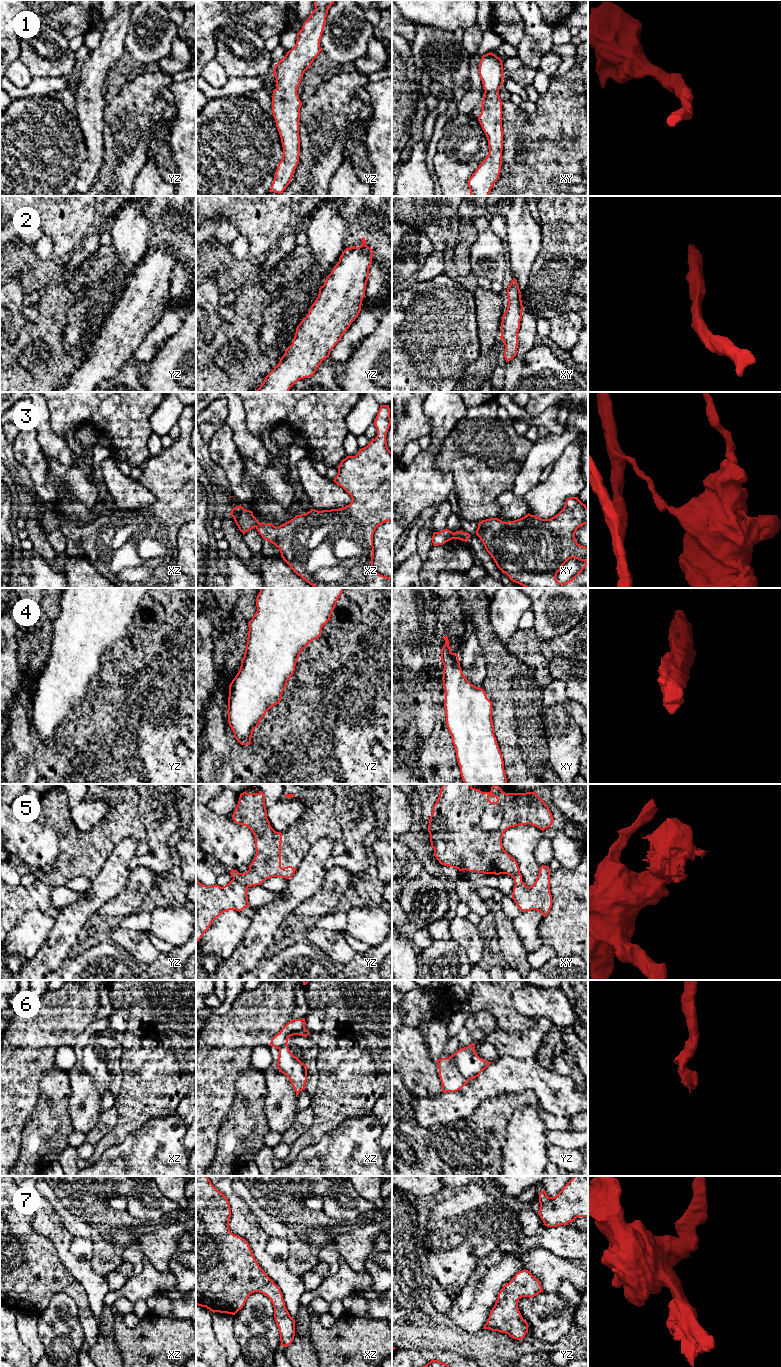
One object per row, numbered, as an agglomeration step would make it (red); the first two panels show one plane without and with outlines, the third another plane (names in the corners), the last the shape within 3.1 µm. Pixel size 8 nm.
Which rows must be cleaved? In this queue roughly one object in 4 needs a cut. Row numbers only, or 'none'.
3, 5, 6

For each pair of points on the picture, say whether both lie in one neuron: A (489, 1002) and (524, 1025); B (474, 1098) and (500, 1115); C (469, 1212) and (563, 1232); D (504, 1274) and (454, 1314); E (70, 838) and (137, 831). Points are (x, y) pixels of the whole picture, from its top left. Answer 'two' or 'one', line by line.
A: one
B: two
C: one
D: one
E: one

